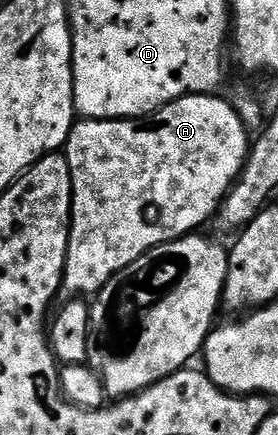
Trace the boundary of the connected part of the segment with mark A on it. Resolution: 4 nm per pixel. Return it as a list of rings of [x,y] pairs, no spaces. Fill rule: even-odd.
[[[191,93],[188,97],[178,99],[166,107],[162,107],[150,117],[133,119],[130,121],[89,121],[77,120],[73,125],[68,141],[63,147],[64,158],[70,163],[70,179],[72,180],[72,226],[68,232],[68,250],[66,251],[66,263],[64,264],[63,292],[69,298],[76,299],[81,295],[95,295],[100,289],[110,283],[112,277],[118,275],[124,268],[130,267],[138,259],[151,252],[160,245],[169,245],[171,241],[181,240],[195,234],[199,225],[204,225],[213,220],[216,210],[220,208],[228,192],[232,190],[244,164],[248,161],[250,148],[250,130],[244,124],[240,114],[237,113],[235,104],[231,100],[223,101],[220,95],[207,93]]]

